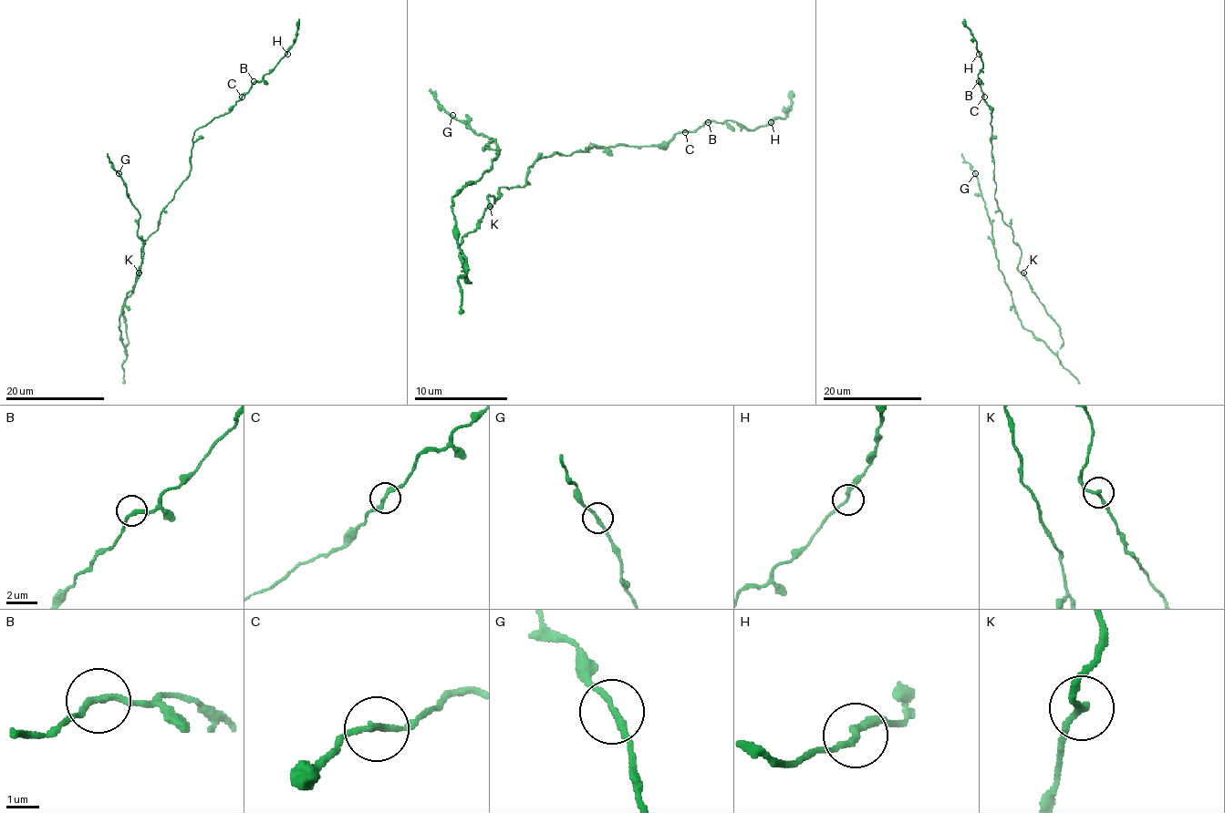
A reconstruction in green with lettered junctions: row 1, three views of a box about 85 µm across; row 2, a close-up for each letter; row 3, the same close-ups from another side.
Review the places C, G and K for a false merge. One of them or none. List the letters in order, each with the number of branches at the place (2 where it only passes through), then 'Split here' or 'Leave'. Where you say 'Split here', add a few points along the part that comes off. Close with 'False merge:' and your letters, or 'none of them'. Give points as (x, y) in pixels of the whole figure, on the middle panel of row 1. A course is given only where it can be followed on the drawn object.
C: Branches: 2. Leave
G: Branches: 2. Leave
K: Branches: 2. Leave
False merge: none of them

